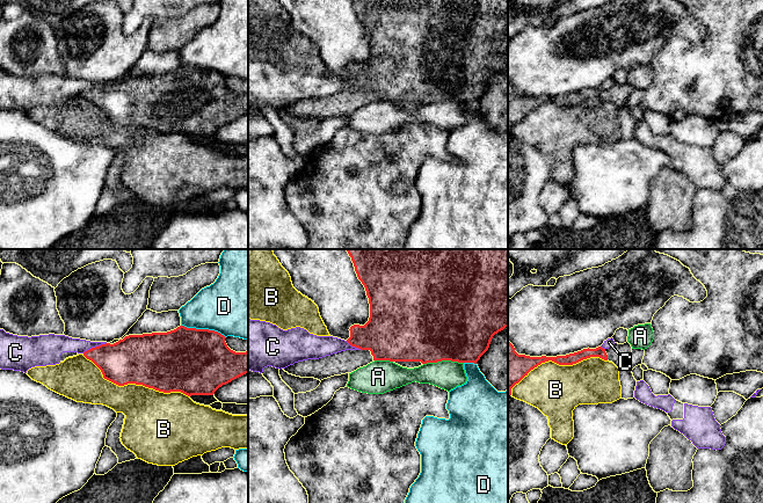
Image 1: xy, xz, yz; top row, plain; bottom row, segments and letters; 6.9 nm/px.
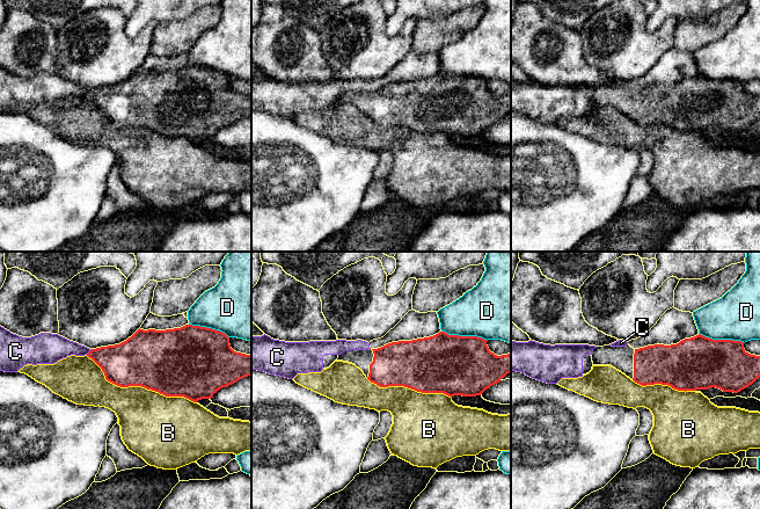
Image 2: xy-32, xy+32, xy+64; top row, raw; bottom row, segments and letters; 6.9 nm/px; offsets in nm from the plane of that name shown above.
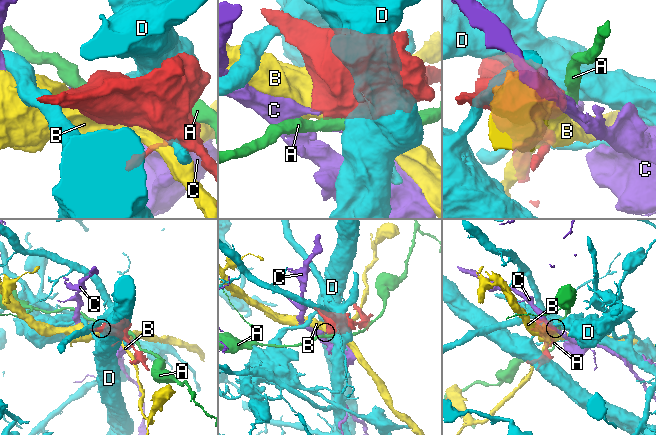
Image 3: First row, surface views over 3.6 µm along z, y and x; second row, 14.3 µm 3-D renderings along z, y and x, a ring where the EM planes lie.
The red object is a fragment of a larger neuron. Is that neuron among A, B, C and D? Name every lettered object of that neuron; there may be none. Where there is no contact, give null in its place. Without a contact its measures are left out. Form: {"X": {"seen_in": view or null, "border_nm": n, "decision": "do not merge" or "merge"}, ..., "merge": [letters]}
{"A": {"seen_in": "xz", "border_nm": 280, "decision": "do not merge"}, "B": {"seen_in": "xy", "border_nm": 800, "decision": "do not merge"}, "C": {"seen_in": "xy", "border_nm": 180, "decision": "do not merge"}, "D": {"seen_in": "xy", "border_nm": 320, "decision": "do not merge"}, "merge": []}

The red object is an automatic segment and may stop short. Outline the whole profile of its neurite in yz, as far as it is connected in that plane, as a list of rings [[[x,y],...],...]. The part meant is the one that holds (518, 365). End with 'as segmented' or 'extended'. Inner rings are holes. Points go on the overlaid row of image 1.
[[[508,341],[508,395],[511,395],[511,388],[518,384],[528,373],[542,363],[552,360],[559,365],[573,365],[590,357],[600,357],[612,362],[617,367],[626,365],[632,347],[628,342],[624,344],[615,343],[609,349],[598,347],[596,349],[583,349],[581,351],[557,357],[530,357],[518,355],[514,345]]]; extended

